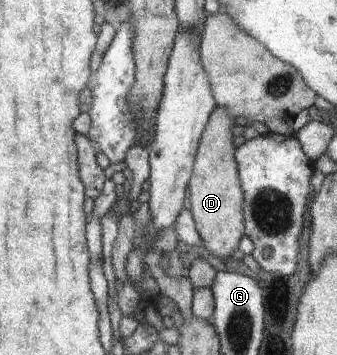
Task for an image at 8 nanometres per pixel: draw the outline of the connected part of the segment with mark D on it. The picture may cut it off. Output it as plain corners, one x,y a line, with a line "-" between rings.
218,107
211,114
199,142
198,156
195,157
194,172
191,174
191,214
199,231
204,249
218,258
232,256
240,238
244,236
242,224
242,186
238,160
234,160
232,146
232,118

